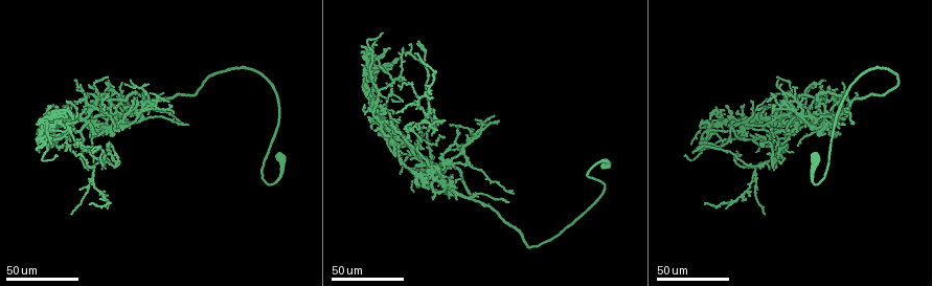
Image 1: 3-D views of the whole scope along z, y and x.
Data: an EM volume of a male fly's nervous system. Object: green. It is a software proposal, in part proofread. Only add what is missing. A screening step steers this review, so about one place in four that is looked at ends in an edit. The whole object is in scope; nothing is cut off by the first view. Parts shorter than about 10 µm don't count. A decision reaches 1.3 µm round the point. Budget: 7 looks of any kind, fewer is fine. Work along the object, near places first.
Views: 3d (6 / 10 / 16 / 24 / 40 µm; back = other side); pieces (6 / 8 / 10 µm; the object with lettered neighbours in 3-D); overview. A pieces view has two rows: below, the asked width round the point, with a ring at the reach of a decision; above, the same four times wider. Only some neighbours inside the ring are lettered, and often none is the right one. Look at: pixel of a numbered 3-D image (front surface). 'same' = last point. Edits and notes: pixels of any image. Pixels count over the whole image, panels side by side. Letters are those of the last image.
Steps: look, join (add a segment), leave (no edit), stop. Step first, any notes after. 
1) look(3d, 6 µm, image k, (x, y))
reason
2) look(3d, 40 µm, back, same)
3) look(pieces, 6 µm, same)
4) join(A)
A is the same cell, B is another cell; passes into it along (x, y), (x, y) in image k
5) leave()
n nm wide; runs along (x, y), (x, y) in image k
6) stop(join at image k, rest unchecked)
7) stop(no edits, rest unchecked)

look(3d, 40 µm, image 1, (408, 169))
branch stops here

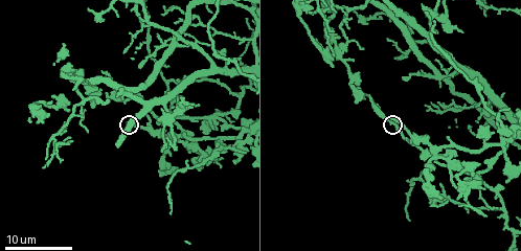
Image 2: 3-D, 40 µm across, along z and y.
look(pieces, 8 µm, image 2, (392, 117))

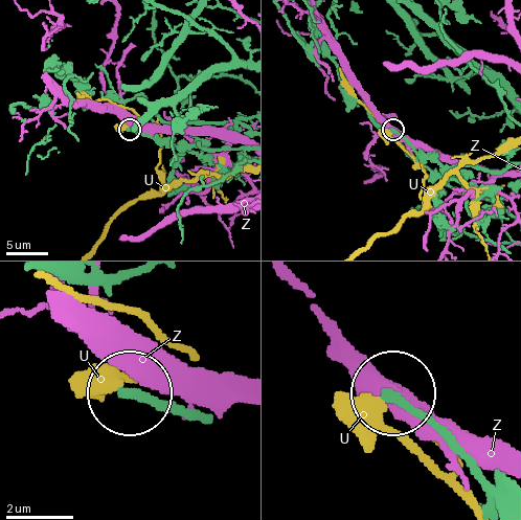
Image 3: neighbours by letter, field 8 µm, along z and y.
leave()
U and Z are other cells; runs along (193, 419), (136, 393) in image 3; none of them fits

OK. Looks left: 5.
look(3d, 24 µm, image 1, (824, 81))
long arm stops here

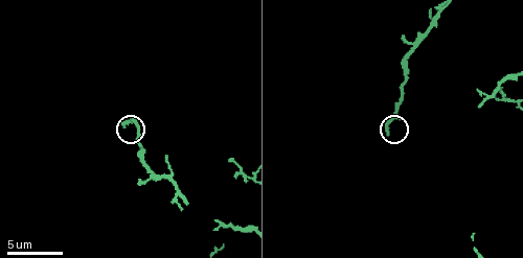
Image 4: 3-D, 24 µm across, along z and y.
look(pieces, 6 µm, image 4, (388, 132))
see the neighbours

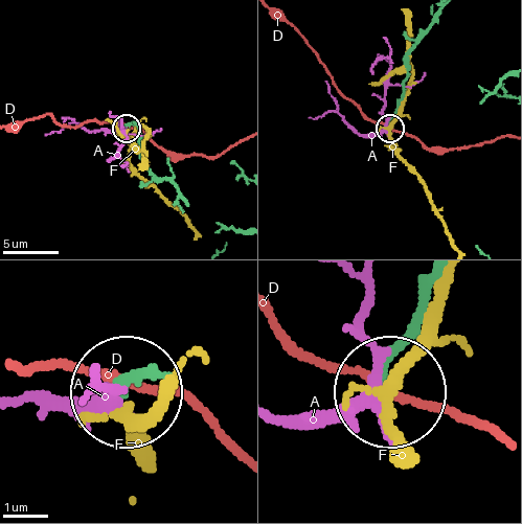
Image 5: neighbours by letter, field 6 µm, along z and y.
leave()
A, D and F are other cells; runs along (429, 283), (387, 392) in image 5; none of them fits

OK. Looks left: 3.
look(3d, 40 µm, image 1, (85, 94))
branch stops here

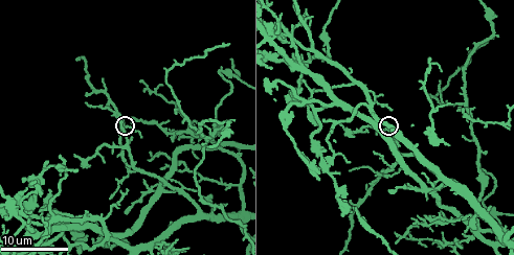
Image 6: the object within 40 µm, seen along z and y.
look(pieces, 10 µm, image 6, (121, 120))
see the neighbours

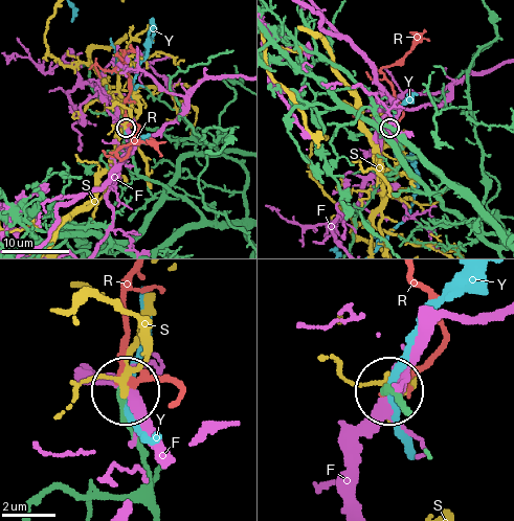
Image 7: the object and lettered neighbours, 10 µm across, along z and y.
join(R)
R is the same cell, F, S and Y are other cells; passes into it along (142, 454), (123, 409), (123, 385), (165, 382), (177, 398) in image 7; it goes on there

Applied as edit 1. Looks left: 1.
stop(join at image 7, rest unchecked)

